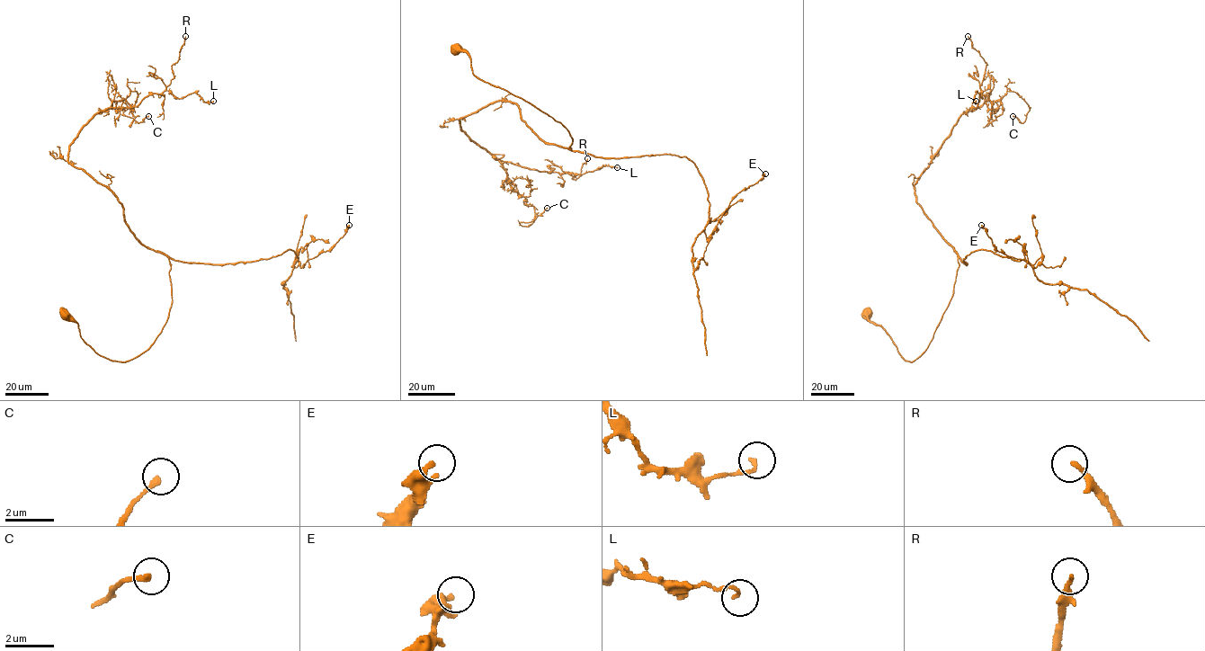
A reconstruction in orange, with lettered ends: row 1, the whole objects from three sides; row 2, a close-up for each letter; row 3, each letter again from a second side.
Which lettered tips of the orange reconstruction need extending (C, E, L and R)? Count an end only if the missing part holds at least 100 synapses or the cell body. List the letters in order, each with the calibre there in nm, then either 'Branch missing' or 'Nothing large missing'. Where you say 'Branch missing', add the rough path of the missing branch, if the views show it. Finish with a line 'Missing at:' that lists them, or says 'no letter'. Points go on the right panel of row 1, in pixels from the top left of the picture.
C: Thickness 200 nm. Nothing large missing
E: Thickness 320 nm. Nothing large missing
L: Thickness 140 nm. Nothing large missing
R: Thickness 190 nm. Nothing large missing
Missing at: no letter

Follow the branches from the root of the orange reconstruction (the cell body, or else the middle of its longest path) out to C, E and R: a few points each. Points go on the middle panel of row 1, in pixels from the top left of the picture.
C: (458, 48), (569, 131), (570, 149), (546, 144), (506, 101), (459, 120), (533, 206), (520, 224), (547, 208)
E: (458, 48), (477, 77), (558, 121), (572, 150), (689, 158), (707, 191), (707, 239), (732, 200), (765, 173)
R: (458, 48), (572, 138), (546, 144), (496, 101), (459, 120), (473, 141), (574, 179), (587, 158)

